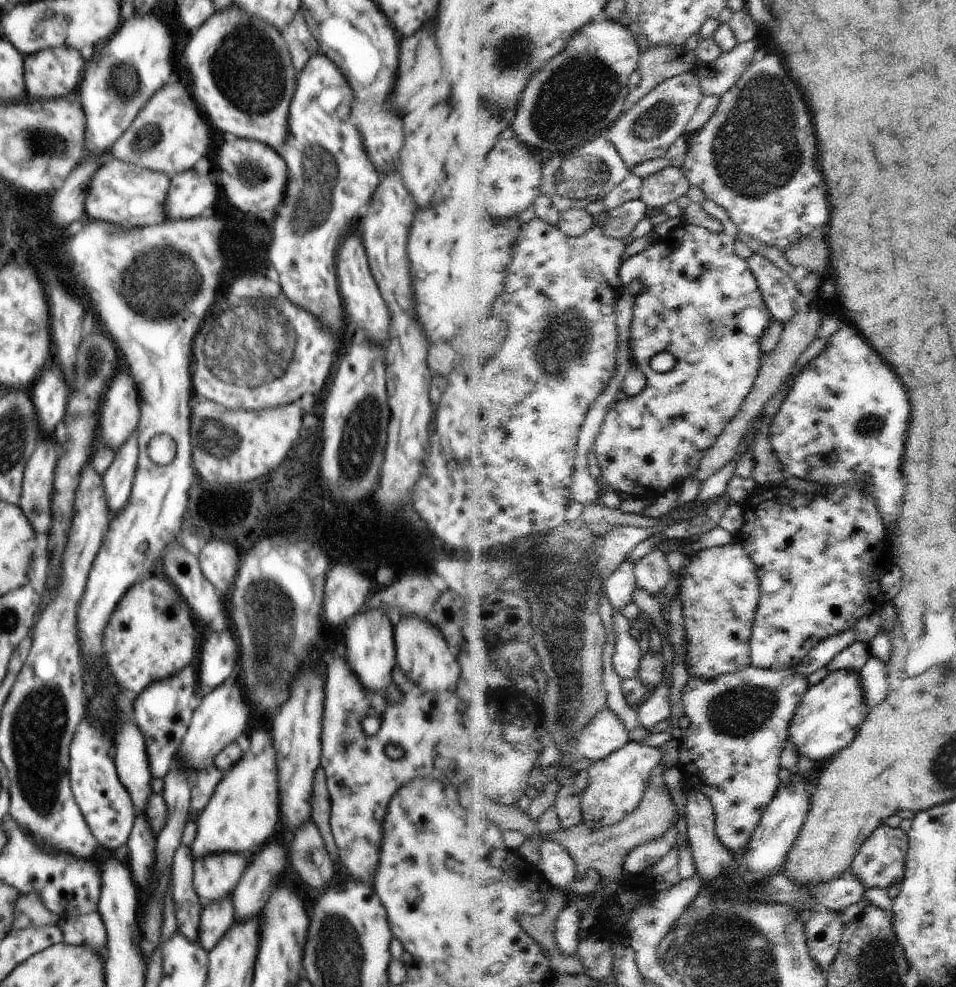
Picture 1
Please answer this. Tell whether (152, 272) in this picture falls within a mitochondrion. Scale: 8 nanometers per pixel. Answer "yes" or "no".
yes

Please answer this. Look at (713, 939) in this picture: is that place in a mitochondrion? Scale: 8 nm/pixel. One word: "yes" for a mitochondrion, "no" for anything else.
yes

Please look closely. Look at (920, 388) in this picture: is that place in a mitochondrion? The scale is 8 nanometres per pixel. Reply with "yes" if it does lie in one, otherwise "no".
no

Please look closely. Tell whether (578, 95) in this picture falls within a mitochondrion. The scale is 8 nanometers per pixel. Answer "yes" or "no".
yes

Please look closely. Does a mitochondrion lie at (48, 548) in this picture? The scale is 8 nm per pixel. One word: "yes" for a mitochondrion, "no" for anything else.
no

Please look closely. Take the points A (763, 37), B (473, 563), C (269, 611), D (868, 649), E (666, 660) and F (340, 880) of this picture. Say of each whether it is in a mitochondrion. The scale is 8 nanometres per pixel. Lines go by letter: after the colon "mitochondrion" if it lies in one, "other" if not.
A: other
B: other
C: mitochondrion
D: other
E: other
F: other

